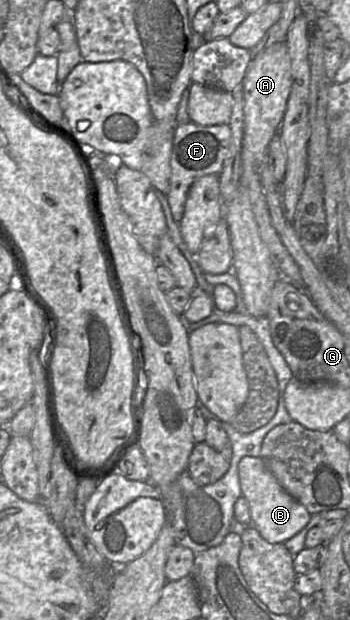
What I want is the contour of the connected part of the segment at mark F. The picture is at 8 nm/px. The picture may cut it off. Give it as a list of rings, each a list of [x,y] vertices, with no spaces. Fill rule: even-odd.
[[[192,121],[178,124],[173,138],[170,156],[171,176],[166,195],[176,222],[183,218],[187,195],[192,184],[205,175],[220,175],[223,163],[229,156],[230,144],[231,129],[228,124],[200,126]]]

